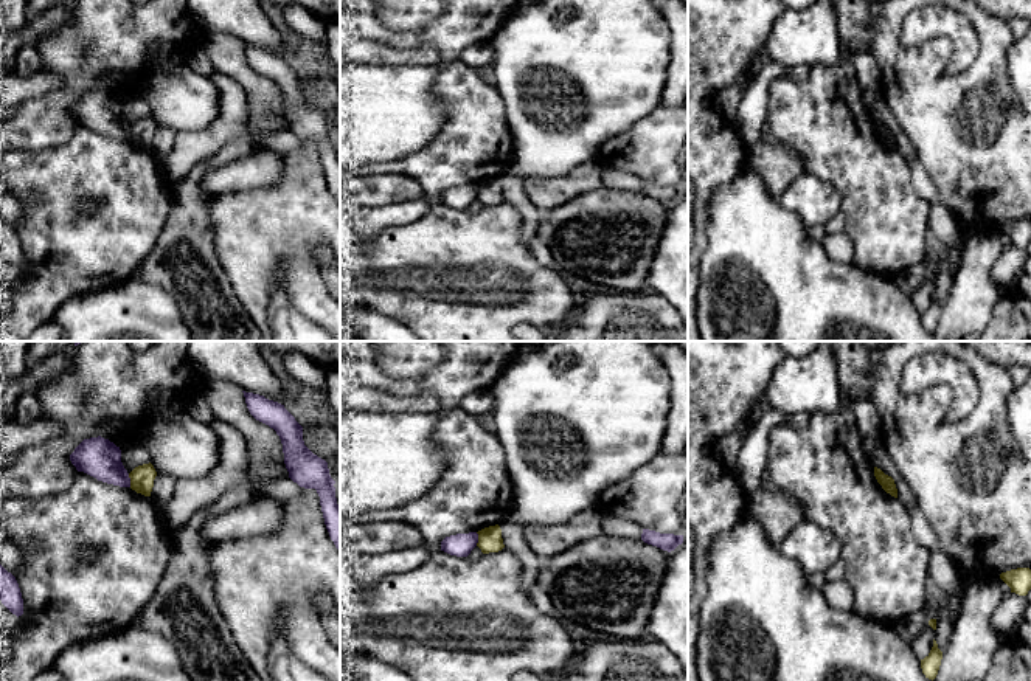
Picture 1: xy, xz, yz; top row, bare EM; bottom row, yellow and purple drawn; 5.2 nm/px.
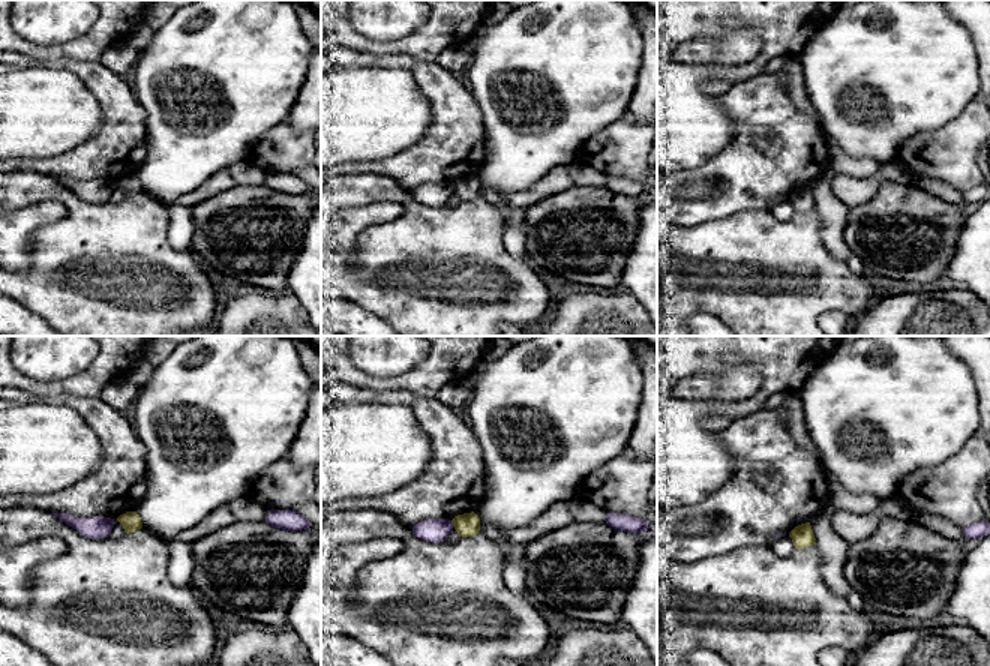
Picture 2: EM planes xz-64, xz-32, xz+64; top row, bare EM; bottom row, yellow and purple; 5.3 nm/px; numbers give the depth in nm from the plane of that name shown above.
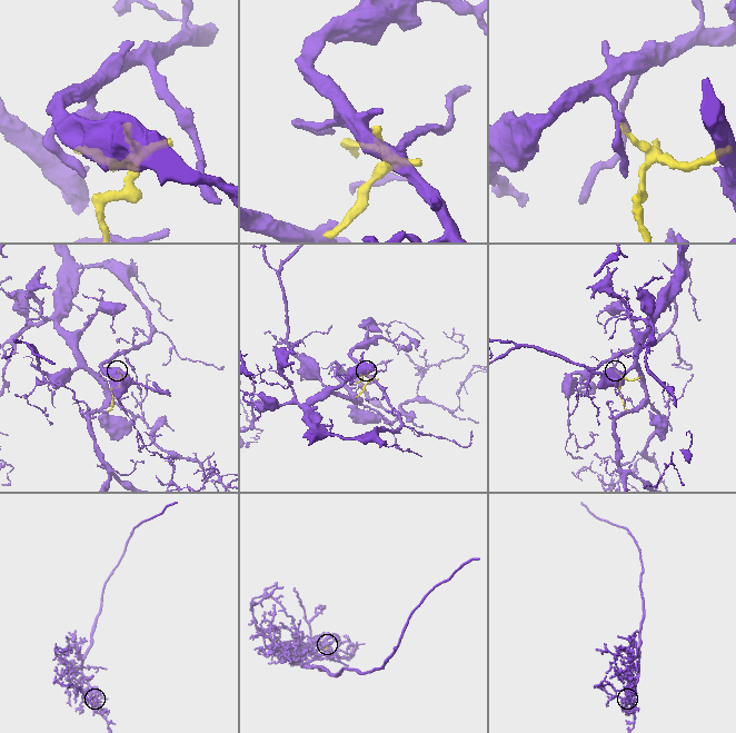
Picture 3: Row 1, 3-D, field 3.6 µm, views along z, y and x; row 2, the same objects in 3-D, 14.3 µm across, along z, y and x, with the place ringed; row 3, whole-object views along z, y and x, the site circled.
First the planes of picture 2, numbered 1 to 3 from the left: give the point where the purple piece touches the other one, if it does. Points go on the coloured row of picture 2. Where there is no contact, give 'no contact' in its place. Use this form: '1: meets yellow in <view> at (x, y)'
1: no contact
2: meets yellow in xz-32 at (453, 524)
3: no contact

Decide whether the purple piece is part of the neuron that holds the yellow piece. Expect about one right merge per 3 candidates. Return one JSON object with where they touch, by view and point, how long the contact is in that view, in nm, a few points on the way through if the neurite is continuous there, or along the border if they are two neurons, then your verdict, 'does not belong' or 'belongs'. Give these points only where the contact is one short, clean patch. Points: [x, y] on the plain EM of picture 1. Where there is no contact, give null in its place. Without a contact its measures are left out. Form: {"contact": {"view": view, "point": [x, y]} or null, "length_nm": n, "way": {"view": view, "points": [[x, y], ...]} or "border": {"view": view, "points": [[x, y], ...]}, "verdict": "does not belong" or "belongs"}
{"contact": {"view": "xy", "point": [131, 132]}, "length_nm": 70, "border": {"view": "xy", "points": [[128, 126], [131, 138]]}, "verdict": "does not belong"}

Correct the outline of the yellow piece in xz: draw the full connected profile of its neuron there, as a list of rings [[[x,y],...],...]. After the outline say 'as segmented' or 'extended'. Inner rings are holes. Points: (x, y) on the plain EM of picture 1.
[[[498,177],[484,180],[477,186],[478,186],[477,199],[481,202],[483,206],[498,205],[505,200],[502,181]]]; as segmented

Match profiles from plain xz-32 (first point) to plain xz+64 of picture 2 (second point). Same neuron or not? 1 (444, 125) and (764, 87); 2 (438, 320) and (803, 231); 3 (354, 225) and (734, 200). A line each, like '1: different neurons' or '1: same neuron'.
1: same neuron
2: same neuron
3: same neuron

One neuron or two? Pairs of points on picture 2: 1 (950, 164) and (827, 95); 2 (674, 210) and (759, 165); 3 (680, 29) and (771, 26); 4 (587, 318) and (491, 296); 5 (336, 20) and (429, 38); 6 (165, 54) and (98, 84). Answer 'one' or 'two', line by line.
1: two
2: one
3: one
4: two
5: one
6: two

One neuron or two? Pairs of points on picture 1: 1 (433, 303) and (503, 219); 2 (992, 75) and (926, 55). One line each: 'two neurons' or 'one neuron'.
1: one neuron
2: one neuron

